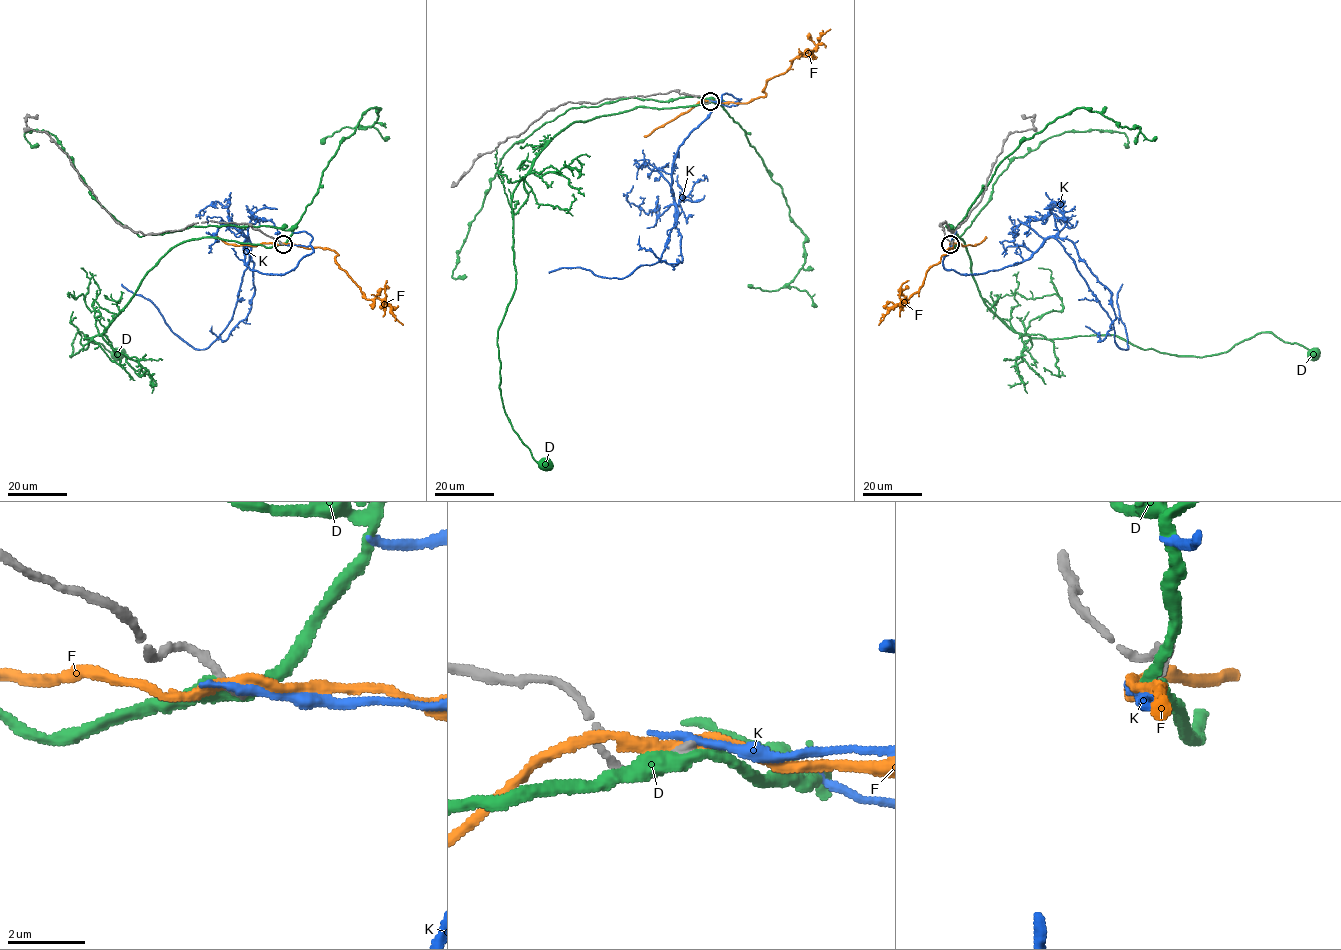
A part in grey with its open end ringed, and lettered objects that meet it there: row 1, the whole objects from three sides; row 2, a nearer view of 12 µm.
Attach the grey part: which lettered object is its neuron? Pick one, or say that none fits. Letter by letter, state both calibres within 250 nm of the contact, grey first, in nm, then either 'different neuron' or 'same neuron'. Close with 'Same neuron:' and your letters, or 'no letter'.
D: 280/440 nm | different neuron
F: 280/280 nm | different neuron
K: 240/280 nm | different neuron
Same neuron: no letter

